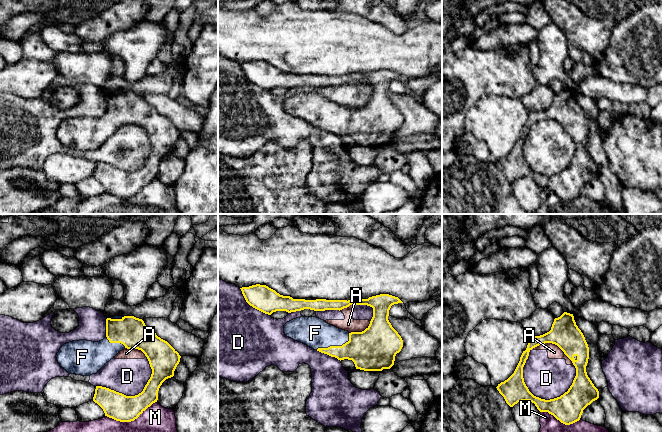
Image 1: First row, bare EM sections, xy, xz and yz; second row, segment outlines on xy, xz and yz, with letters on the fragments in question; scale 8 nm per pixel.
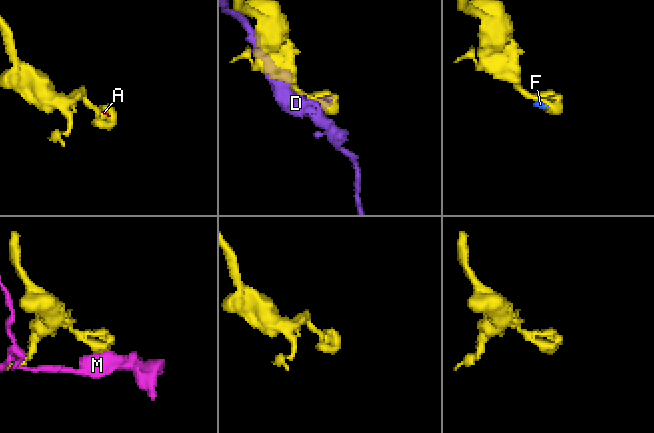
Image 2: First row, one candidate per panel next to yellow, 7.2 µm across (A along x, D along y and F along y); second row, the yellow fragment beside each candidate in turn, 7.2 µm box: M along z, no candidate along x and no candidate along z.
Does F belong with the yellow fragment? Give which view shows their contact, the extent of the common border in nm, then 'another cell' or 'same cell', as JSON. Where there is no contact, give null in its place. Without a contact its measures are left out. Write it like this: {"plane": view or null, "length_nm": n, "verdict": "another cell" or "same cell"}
{"plane": "xz", "length_nm": 300, "verdict": "same cell"}

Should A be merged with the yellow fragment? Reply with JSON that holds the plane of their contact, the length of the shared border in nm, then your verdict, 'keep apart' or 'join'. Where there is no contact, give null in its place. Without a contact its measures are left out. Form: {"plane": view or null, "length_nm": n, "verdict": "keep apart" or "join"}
{"plane": "yz", "length_nm": 360, "verdict": "keep apart"}

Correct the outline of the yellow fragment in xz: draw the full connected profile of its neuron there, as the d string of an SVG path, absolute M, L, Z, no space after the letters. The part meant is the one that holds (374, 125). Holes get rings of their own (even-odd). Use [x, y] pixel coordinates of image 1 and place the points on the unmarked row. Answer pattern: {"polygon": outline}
{"polygon": "M252 61L240 64L246 78L253 84L271 91L276 87L288 89L310 85L314 87L342 86L350 81L367 81L373 84L373 93L369 102L362 108L351 108L339 105L326 99L317 93L300 93L287 98L284 101L284 109L287 113L301 118L321 129L335 133L338 136L352 136L356 145L364 147L382 147L390 145L394 141L395 132L403 123L403 116L388 96L389 86L392 81L403 79L398 73L389 70L380 70L368 75L352 74L350 76L305 76L293 75L283 72L266 61Z"}

